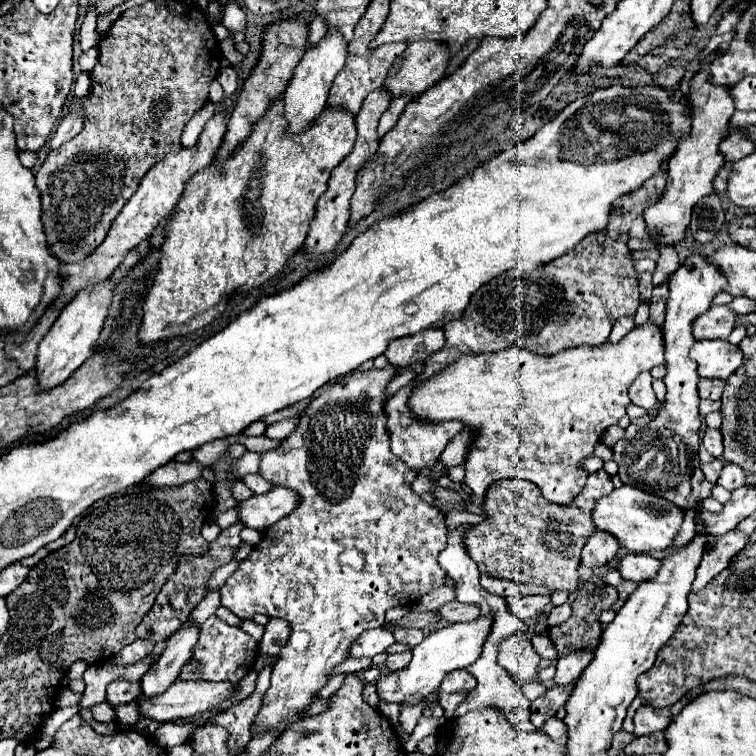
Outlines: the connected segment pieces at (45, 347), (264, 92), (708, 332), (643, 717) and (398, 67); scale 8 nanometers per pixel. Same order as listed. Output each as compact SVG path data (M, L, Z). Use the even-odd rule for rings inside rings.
M107 280L103 284L97 284L93 288L83 290L81 294L77 294L77 298L73 298L73 302L69 302L63 308L63 312L55 320L53 328L45 334L45 338L39 344L37 364L35 364L37 390L39 392L53 390L59 384L63 384L93 354L95 342L97 342L101 328L103 328L103 322L107 318L107 308L111 302L113 288L115 286Z
M291 18L291 20L283 20L279 24L273 24L265 30L265 42L263 42L263 54L261 60L257 64L257 68L253 70L253 74L245 80L245 86L239 94L239 100L229 116L229 124L227 124L227 132L225 138L221 142L221 148L215 156L215 164L221 164L227 160L227 156L231 156L235 152L237 146L245 144L245 140L249 138L255 122L265 116L269 104L277 98L283 96L289 80L293 78L295 66L299 64L301 56L307 50L307 24L301 18Z
M713 306L709 312L701 314L693 324L693 336L697 340L703 338L727 338L735 324L737 324L737 312L729 306Z
M641 706L635 714L635 736L643 734L653 734L657 730L665 730L673 720L673 712L669 708L657 710L651 706Z
M427 40L411 42L407 44L405 52L393 62L383 82L383 90L391 98L399 96L417 98L429 86L443 78L447 62L449 54L443 44Z

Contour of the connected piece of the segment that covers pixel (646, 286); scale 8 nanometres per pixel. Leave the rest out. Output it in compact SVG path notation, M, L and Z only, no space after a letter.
M649 272L642 273L639 277L640 299L643 301L648 301L651 298L653 288L652 274Z

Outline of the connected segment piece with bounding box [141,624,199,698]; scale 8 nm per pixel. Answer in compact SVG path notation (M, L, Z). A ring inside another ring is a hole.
M187 624L169 636L159 660L149 668L145 678L141 678L141 694L145 698L151 698L155 694L159 696L179 678L179 672L185 666L185 660L189 660L189 652L193 652L193 644L197 642L197 632L199 626Z

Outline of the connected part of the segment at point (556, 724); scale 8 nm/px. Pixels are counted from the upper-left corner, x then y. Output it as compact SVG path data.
M549 718L547 722L545 722L545 728L543 728L543 732L547 734L547 736L551 736L557 744L565 744L565 722L563 720L559 720L559 718Z

